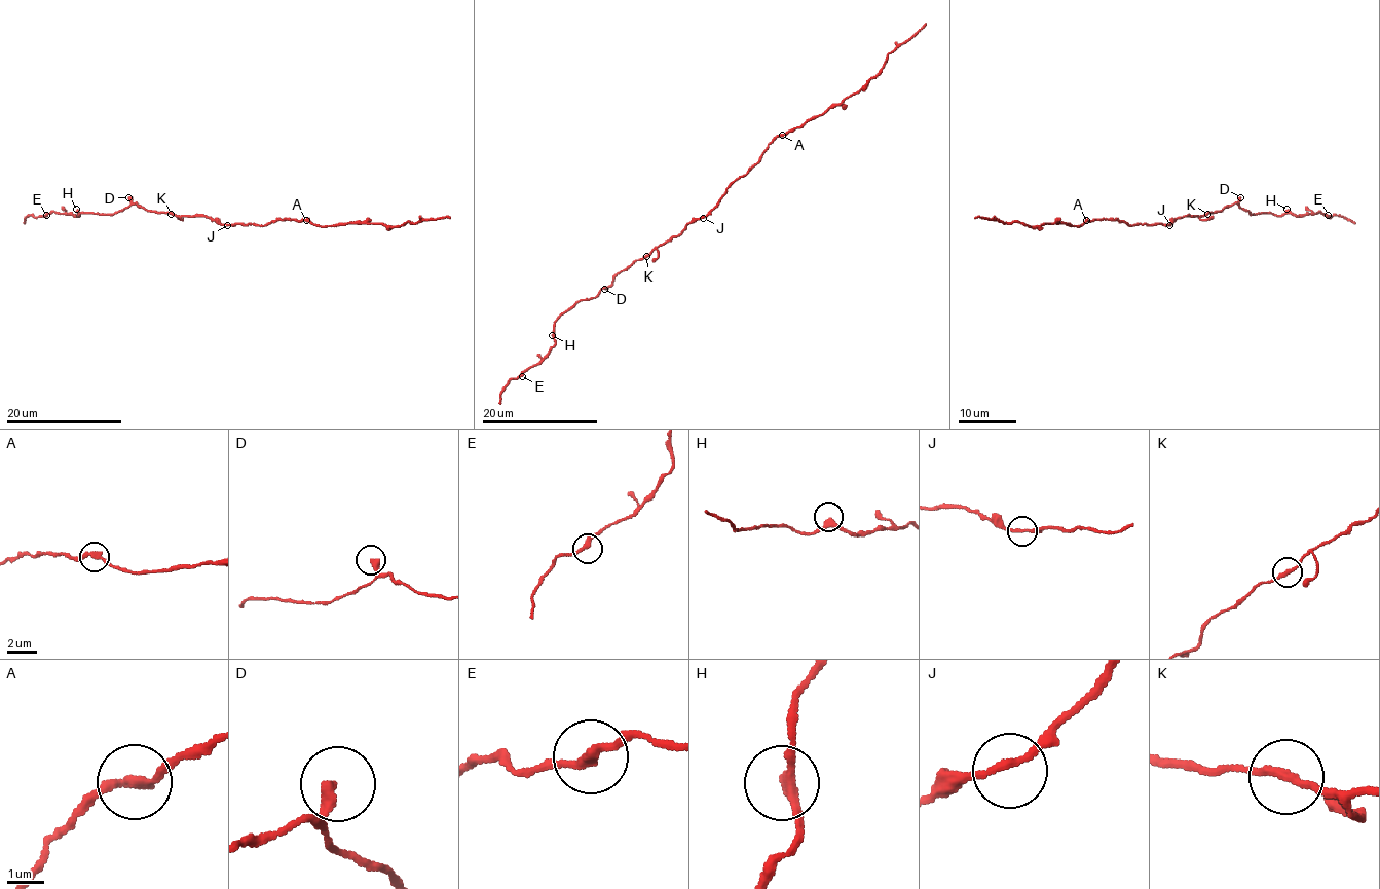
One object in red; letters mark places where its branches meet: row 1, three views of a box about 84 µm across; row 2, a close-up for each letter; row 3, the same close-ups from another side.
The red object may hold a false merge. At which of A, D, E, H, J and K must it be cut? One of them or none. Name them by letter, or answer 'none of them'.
A

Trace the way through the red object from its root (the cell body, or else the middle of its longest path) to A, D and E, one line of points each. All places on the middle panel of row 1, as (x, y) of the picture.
A: (702, 217), (781, 136)
D: (702, 217), (695, 218), (680, 234), (673, 235), (649, 254), (619, 271), (604, 289)
E: (702, 217), (619, 271), (594, 298), (580, 299), (565, 310), (554, 327), (555, 344), (522, 376)

